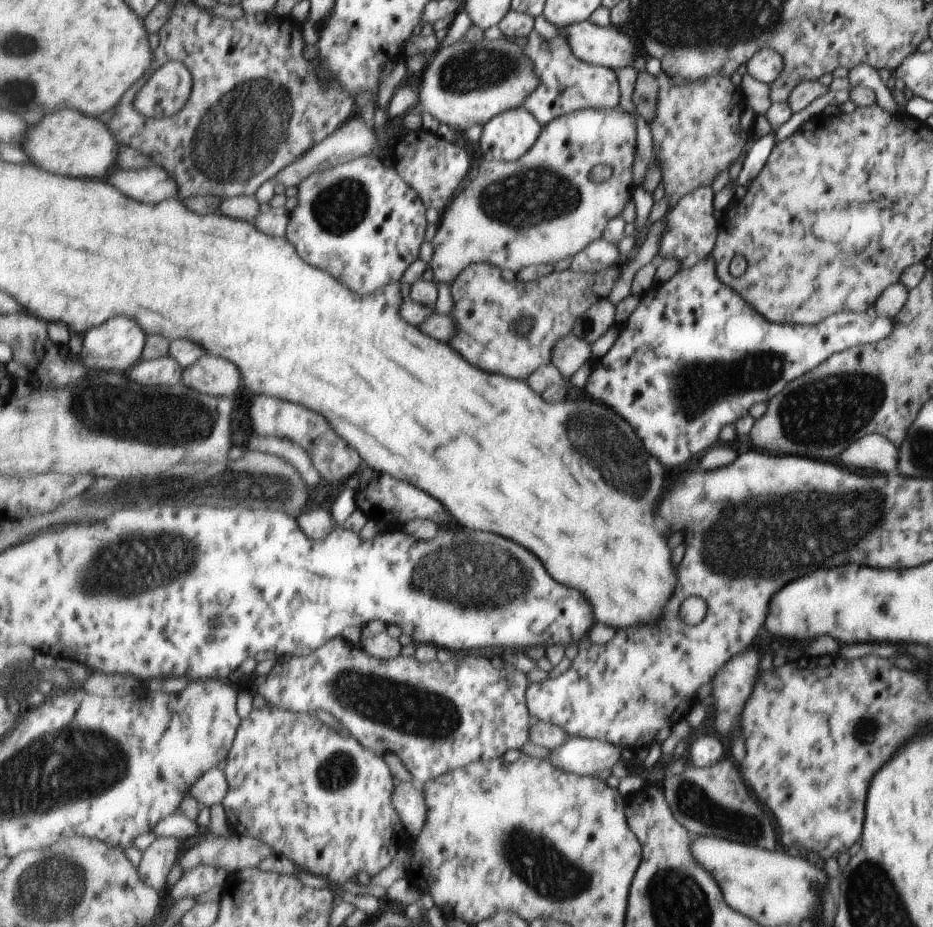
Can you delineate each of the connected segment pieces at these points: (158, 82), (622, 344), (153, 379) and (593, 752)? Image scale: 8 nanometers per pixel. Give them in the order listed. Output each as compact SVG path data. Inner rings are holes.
M174 61L157 70L136 98L136 110L144 116L176 116L193 99L195 79L189 66Z
M708 256L706 260L700 260L696 266L692 266L692 270L679 270L679 272L671 279L661 285L653 285L643 295L638 308L630 314L628 321L622 326L620 336L618 336L614 346L608 350L608 353L598 362L598 368L591 374L585 393L598 402L608 405L610 409L616 410L618 414L625 418L633 429L636 430L638 436L644 442L644 447L654 458L658 458L662 462L664 468L676 468L682 466L690 456L694 456L700 450L706 450L710 446L714 446L718 442L718 434L722 430L722 426L732 424L734 420L742 418L748 414L748 410L758 404L758 402L768 403L774 396L777 396L786 384L793 383L795 379L806 375L808 372L814 371L821 363L825 363L831 355L846 351L848 348L862 346L864 344L878 342L888 338L890 332L894 332L896 320L894 317L885 318L884 316L869 316L867 312L838 312L837 314L828 316L821 323L816 325L800 325L800 324L778 324L766 321L764 316L756 312L748 302L742 300L741 296L734 290L730 290L716 276L714 268L714 258Z
M173 357L138 362L130 371L131 381L151 386L172 386L184 382L185 369Z
M571 736L566 744L550 752L550 762L558 770L574 772L580 776L599 777L603 771L611 771L621 760L618 747L582 736Z

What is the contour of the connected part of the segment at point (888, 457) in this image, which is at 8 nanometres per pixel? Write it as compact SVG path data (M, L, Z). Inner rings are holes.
M872 434L860 438L840 456L840 462L850 470L874 470L874 472L896 472L901 465L901 450L886 436Z

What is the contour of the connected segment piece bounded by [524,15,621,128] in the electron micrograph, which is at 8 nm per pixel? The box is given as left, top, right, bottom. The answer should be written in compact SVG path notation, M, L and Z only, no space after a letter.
M545 15L537 19L534 32L524 46L526 58L534 60L536 74L543 84L528 96L524 105L541 122L542 127L554 123L562 116L588 110L588 108L616 108L620 103L620 89L613 69L590 64L574 54L570 40L566 38L566 27L554 25Z

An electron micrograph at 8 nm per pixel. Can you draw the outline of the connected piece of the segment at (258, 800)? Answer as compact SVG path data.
M269 704L262 710L254 710L252 716L243 720L243 724L238 732L237 742L234 744L233 751L230 752L229 761L225 771L230 780L230 794L226 796L223 802L227 816L231 821L236 833L257 837L258 840L274 848L276 856L288 856L293 862L298 864L297 868L314 875L324 877L332 883L346 884L346 882L356 882L360 871L364 871L372 877L380 874L384 868L390 866L400 850L407 847L413 847L415 844L414 837L409 833L404 818L400 816L398 808L394 806L394 790L396 790L396 780L394 774L384 758L371 749L366 748L362 742L354 738L347 730L342 727L343 733L334 730L324 724L314 713L298 713L288 710L282 710L278 706Z

